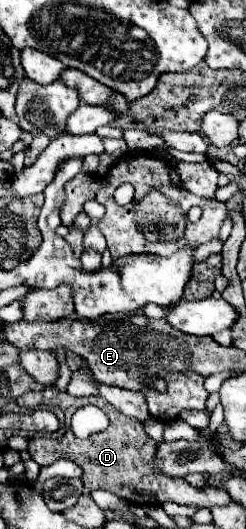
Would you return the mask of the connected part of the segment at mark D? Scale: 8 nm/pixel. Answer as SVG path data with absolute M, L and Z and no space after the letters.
M50 389L50 391L46 391L46 399L48 399L48 393L52 393L48 403L58 405L66 413L66 417L72 417L74 411L84 405L96 405L108 415L110 425L102 433L90 435L88 439L78 439L74 433L66 433L60 439L32 437L28 441L28 453L40 467L50 465L58 459L70 459L82 469L82 483L86 489L90 489L90 491L106 489L134 505L162 505L166 501L174 501L174 503L182 503L182 505L214 507L214 505L230 503L230 495L226 491L220 491L214 487L196 489L196 487L188 485L184 479L164 477L164 473L156 473L156 469L152 469L152 457L156 453L156 443L144 433L144 425L140 421L126 417L120 411L112 409L112 405L108 405L108 401L104 401L102 397L72 397L68 393Z

